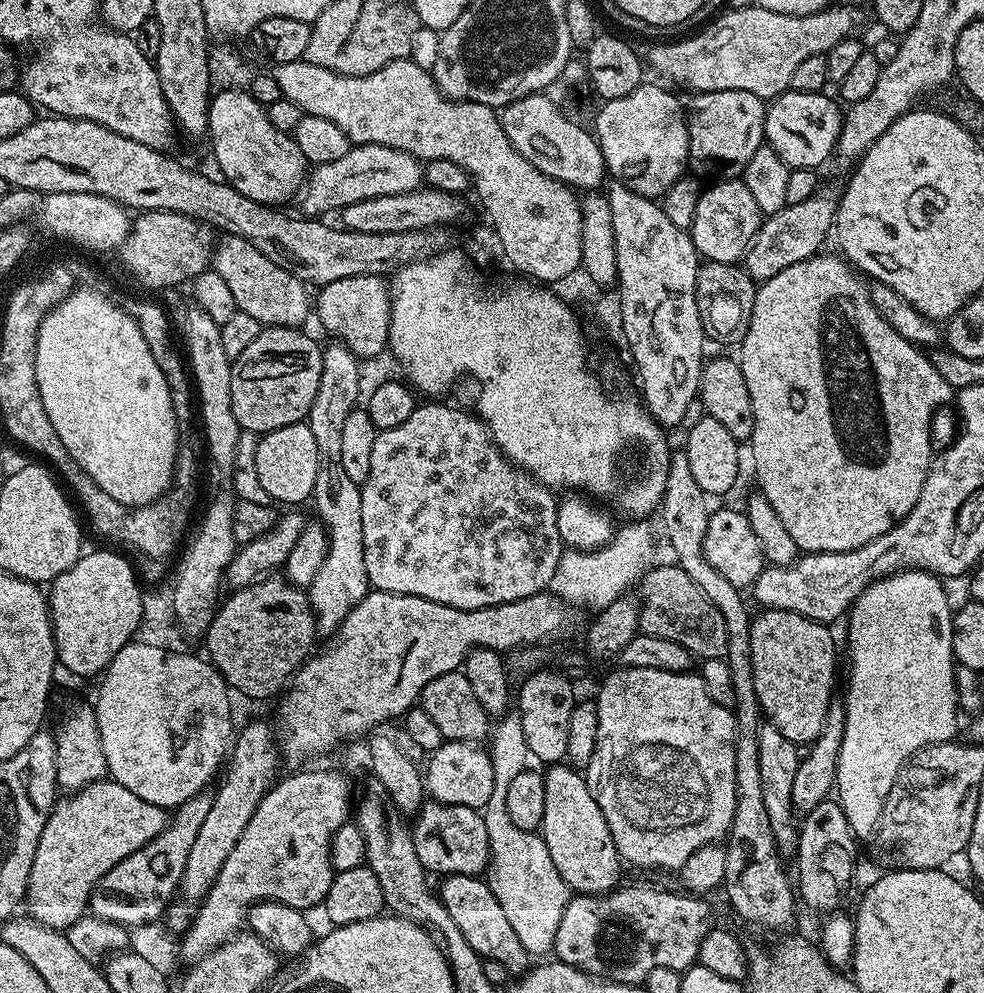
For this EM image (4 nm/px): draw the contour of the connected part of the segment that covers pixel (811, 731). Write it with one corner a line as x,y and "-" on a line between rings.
790,610
761,611
751,621
750,658
753,662
754,690
757,692
760,711
767,723
774,725
790,742
798,746
807,746
822,734
822,726
826,722
828,708
834,702
832,687
836,684
836,640
832,637
833,629
817,620
802,618
802,614
794,614

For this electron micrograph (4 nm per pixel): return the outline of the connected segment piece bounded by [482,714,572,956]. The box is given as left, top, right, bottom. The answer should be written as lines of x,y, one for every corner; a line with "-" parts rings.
505,714
499,717
497,724
500,725
491,729
490,739
486,744
488,757
494,766
494,794
490,794
490,802
486,802
482,809
492,851
486,879
491,893
505,911
514,934
521,939
522,946
526,947
529,955
536,956
553,949
554,936
561,915
571,900
572,891
558,874
558,866
554,866
550,859
550,850
546,850
543,835
518,830
506,811
506,790
513,778
529,767
530,757
519,715

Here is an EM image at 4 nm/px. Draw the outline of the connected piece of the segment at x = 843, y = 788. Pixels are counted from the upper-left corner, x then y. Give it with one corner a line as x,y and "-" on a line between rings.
923,570
895,572
893,576
883,576
881,580
874,581
855,600
846,617
846,623
848,623
848,693
842,697
844,733
842,734
842,746
838,750
838,770
836,771
834,796
846,814
846,822
850,826
853,837
860,842
863,842
867,836
869,839
875,833
886,798
906,761
927,744
947,744
955,737
952,735
956,732
956,672
958,673
958,665
952,654
952,617
954,611
946,600
943,586
943,579
931,572

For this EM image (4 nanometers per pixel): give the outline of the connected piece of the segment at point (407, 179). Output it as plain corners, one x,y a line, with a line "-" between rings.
357,144
349,147
342,158
335,162
317,164
307,173
306,179
298,193
300,200
299,211
308,218
320,218
323,212
335,213
337,210
350,206
354,202
366,202
370,198
382,198
386,194
406,194
413,192
422,184
422,164
416,157
406,154
402,150
394,150
390,146
377,144

